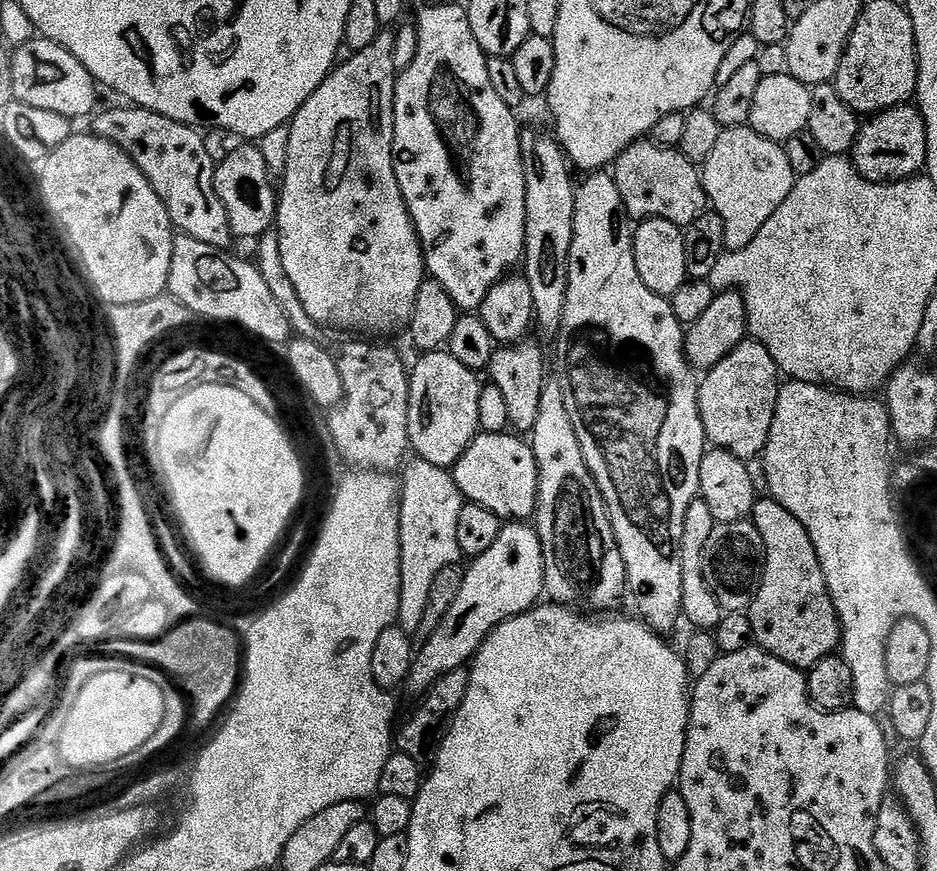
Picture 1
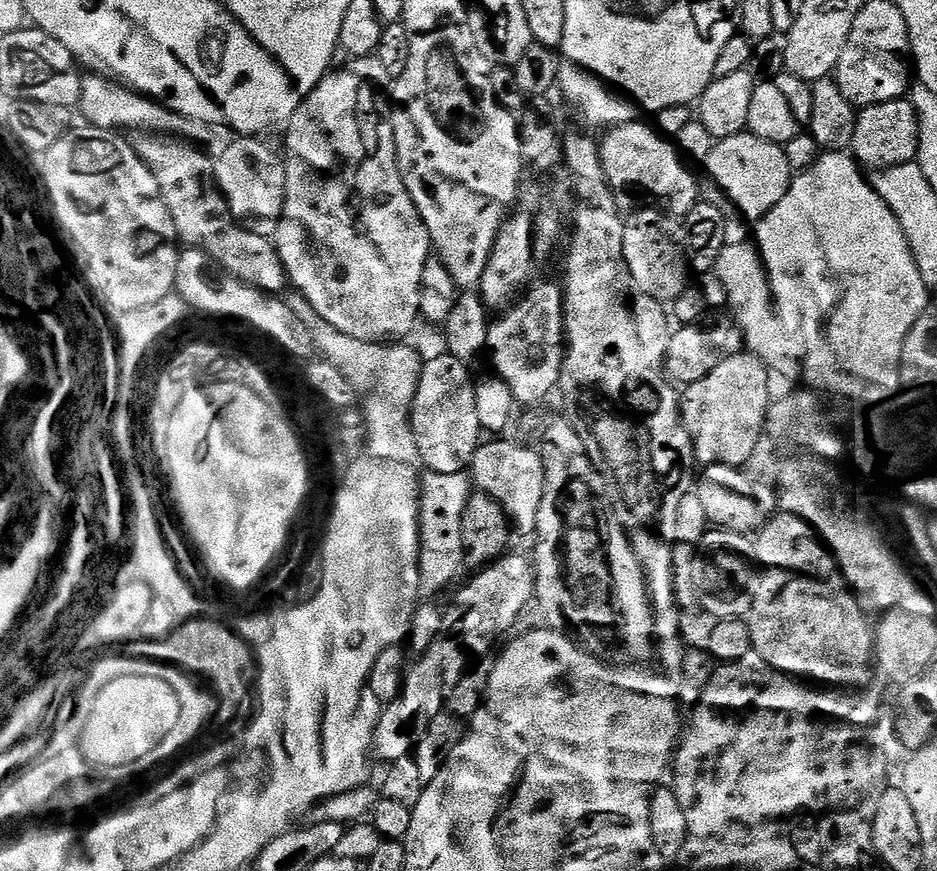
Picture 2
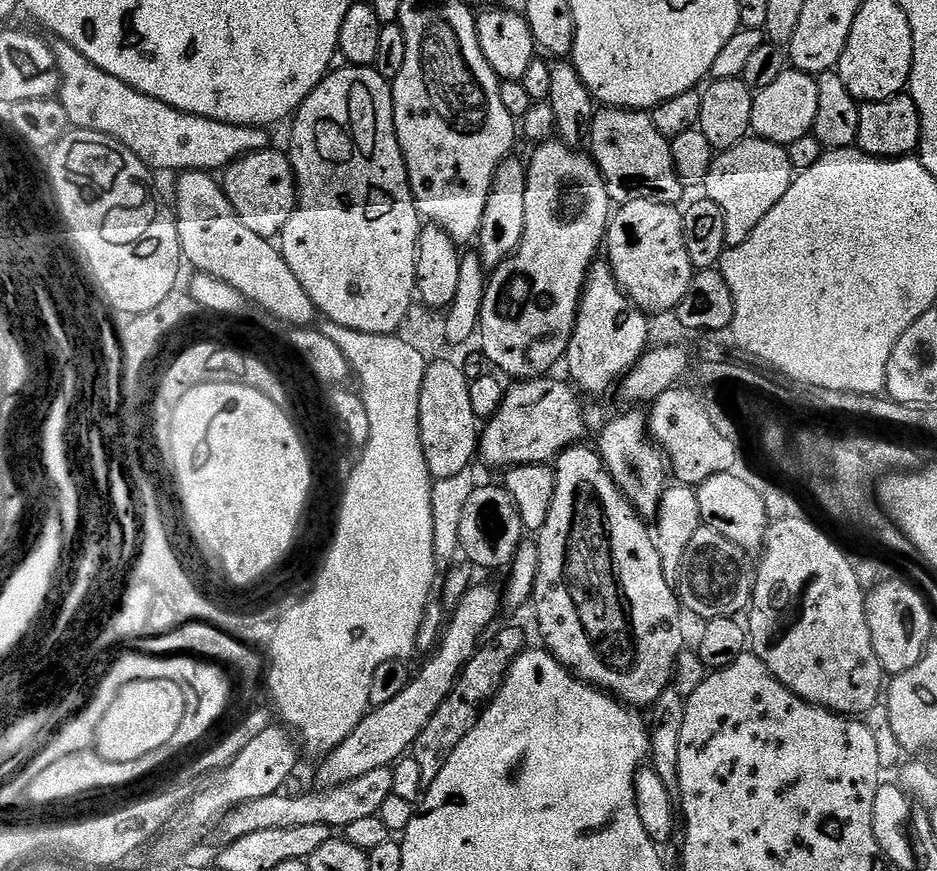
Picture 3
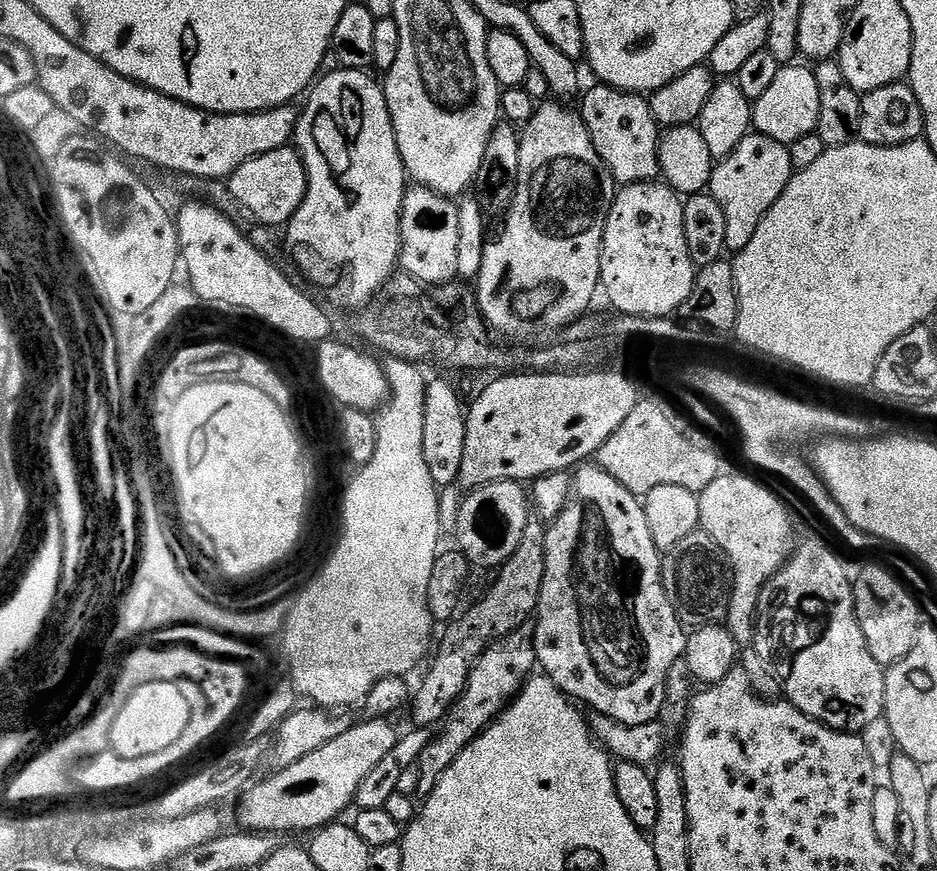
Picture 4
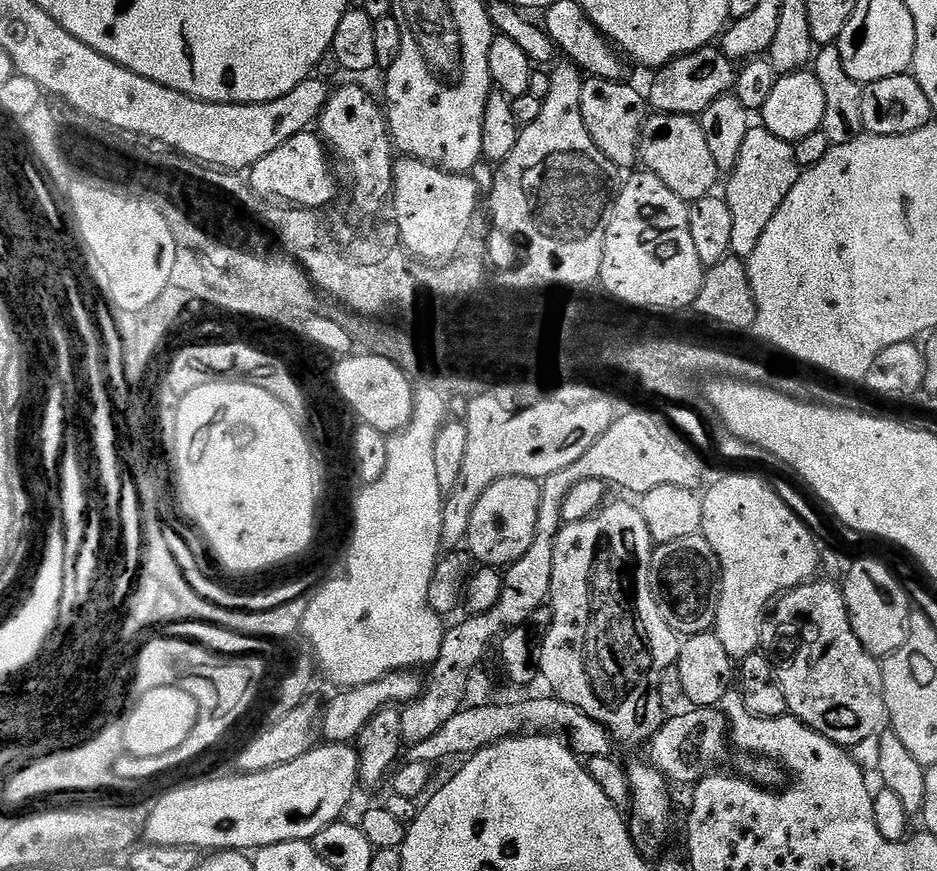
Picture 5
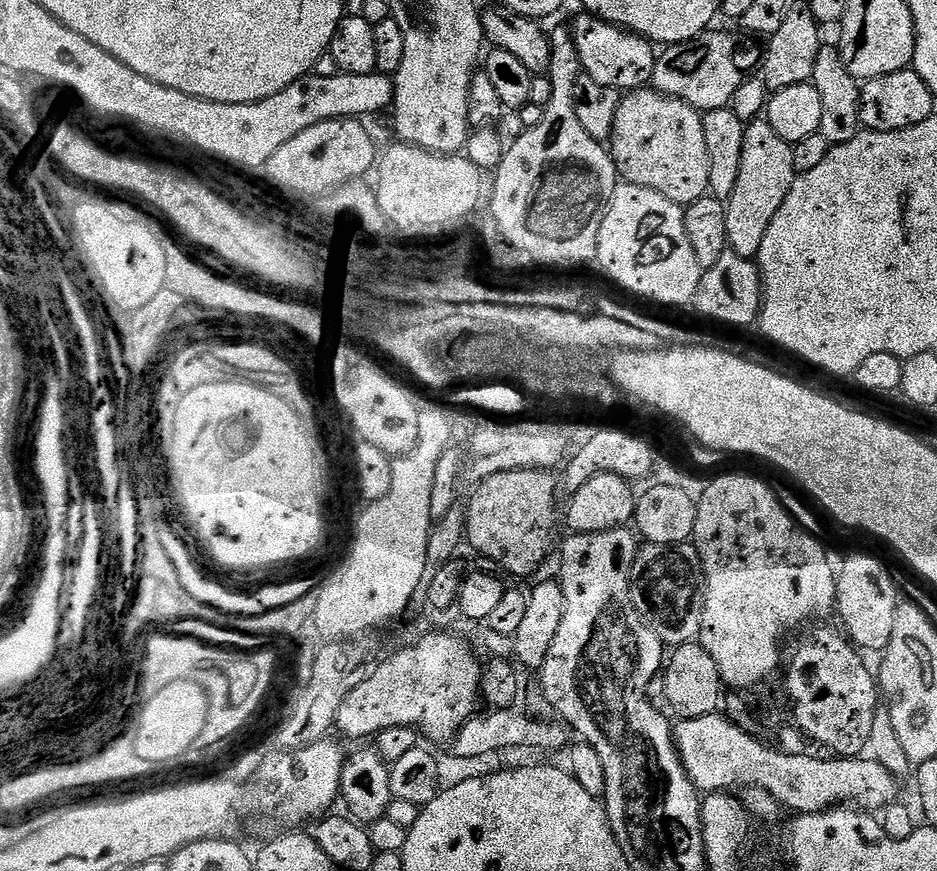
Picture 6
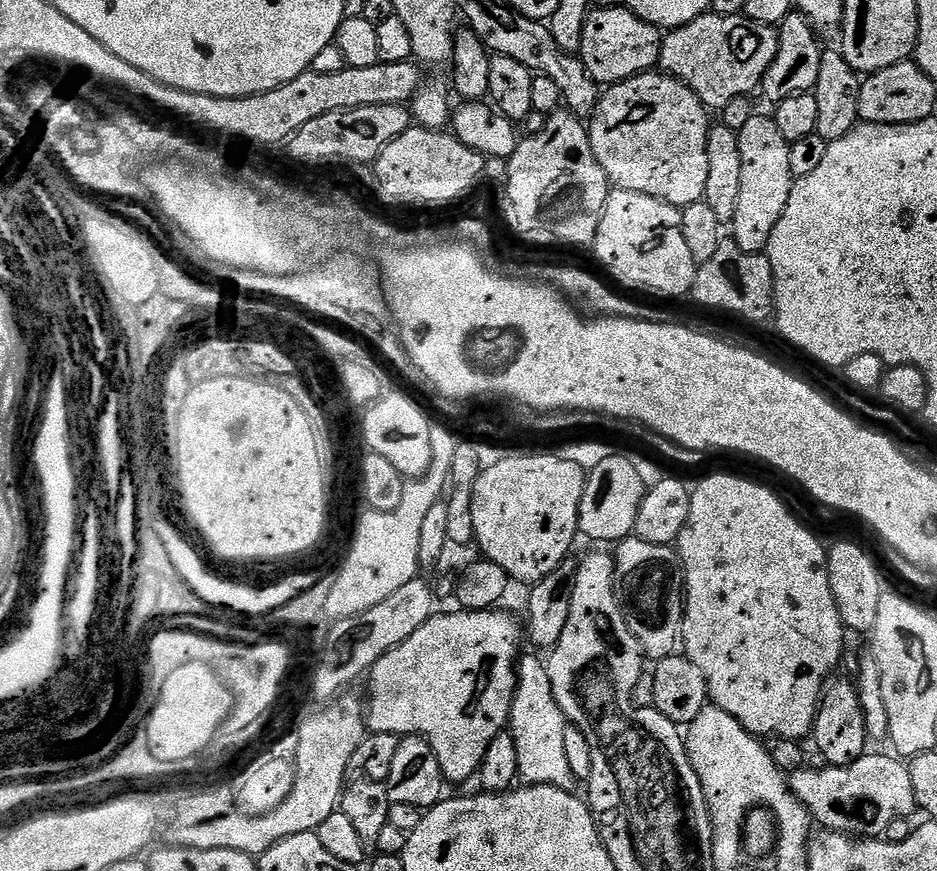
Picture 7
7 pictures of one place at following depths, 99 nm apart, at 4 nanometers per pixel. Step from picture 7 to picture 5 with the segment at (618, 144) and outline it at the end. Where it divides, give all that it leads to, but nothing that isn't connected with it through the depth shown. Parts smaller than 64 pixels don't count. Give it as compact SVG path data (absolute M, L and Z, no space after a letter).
M656 112L649 115L640 132L640 160L647 171L653 172L678 198L691 202L703 196L713 195L716 179L722 173L714 166L714 154L706 146L706 134L695 116L679 116L669 112Z

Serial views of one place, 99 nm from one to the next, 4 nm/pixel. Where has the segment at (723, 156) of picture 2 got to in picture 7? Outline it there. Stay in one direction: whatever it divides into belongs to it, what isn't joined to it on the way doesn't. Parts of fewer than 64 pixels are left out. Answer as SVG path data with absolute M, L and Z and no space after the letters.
M753 114L739 133L742 150L742 187L738 193L738 210L734 210L734 218L730 222L731 239L742 250L763 253L770 242L770 234L774 234L774 226L778 226L778 218L782 218L782 210L786 210L786 202L790 198L790 190L794 183L794 177L790 174L790 141L782 138L782 130L778 130L771 115Z

